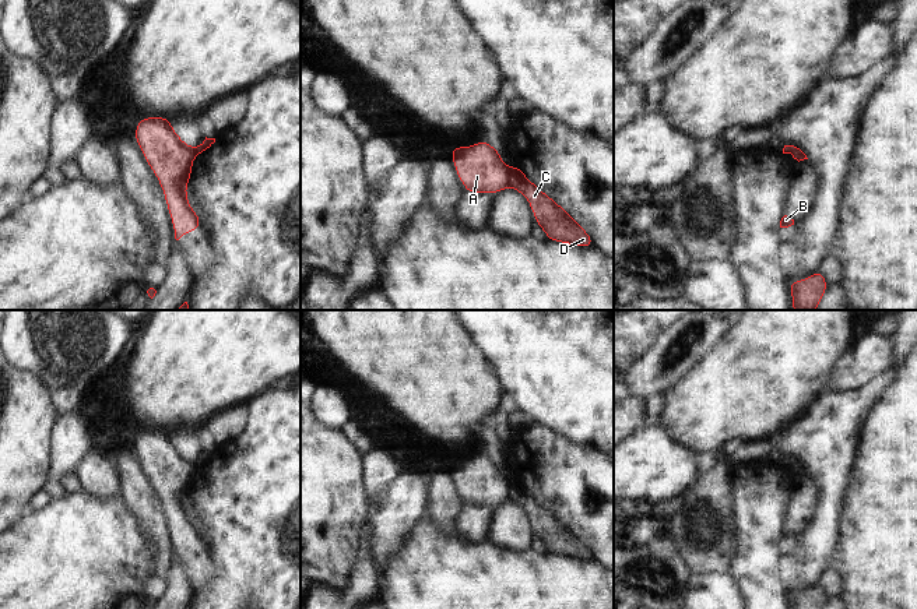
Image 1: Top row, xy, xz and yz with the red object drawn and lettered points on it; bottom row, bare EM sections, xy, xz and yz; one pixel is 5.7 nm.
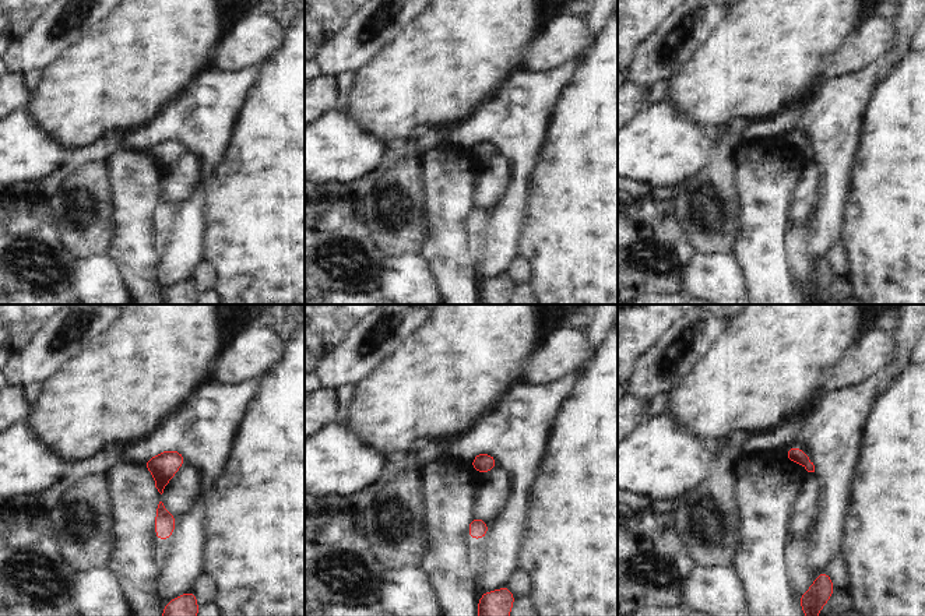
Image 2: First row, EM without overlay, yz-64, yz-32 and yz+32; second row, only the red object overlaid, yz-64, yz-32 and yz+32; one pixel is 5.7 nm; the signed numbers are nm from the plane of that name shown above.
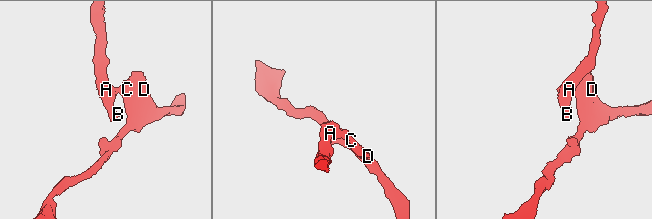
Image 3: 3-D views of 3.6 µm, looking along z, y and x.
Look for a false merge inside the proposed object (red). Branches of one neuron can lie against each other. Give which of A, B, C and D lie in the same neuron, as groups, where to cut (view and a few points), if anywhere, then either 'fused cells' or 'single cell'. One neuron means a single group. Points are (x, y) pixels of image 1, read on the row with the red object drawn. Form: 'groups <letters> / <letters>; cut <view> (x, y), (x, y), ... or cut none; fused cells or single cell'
groups A B / C D; cut xz (509, 168), (510, 185); fused cells

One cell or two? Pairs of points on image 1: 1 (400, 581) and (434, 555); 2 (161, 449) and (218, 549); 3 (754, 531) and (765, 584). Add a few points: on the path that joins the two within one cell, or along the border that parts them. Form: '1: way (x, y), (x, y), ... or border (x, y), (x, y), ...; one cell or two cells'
1: way (408, 580), (425, 563); one cell
2: border (192, 489), (188, 496); two cells
3: way (756, 544), (756, 571); one cell

